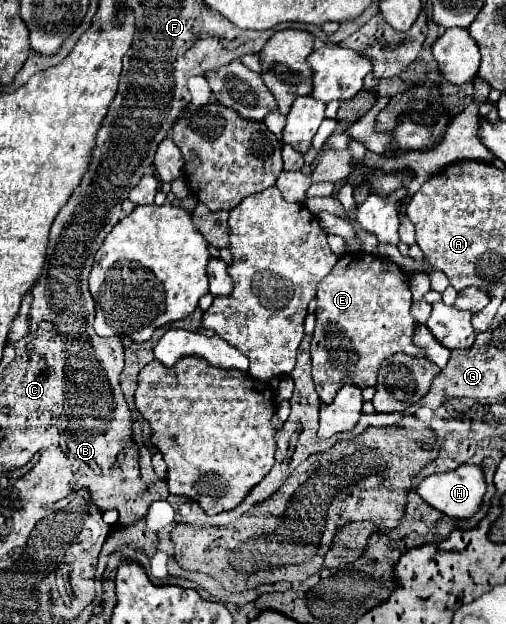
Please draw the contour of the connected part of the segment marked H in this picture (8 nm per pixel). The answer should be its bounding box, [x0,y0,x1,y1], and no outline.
[417,463,485,519]

